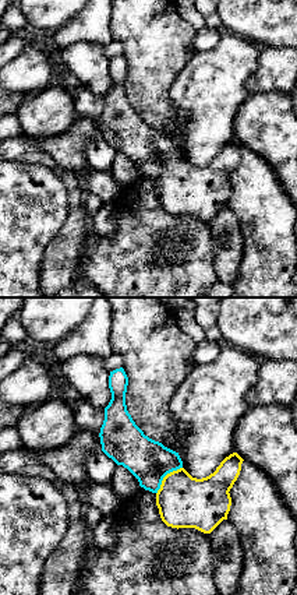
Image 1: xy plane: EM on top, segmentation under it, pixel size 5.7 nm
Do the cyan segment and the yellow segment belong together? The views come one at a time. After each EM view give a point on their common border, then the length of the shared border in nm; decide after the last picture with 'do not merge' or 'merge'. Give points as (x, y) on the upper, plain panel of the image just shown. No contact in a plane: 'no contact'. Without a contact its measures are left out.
meets cyan at (165, 162); contact 220 nm long

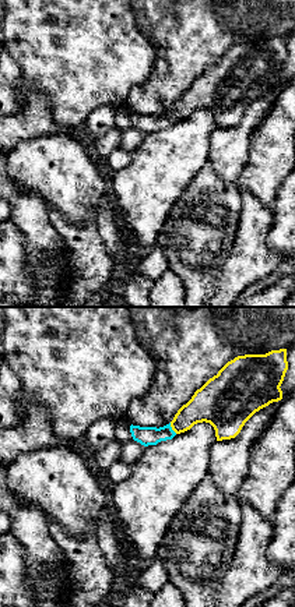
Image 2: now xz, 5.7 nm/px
meets cyan at (171, 116); contact 80 nm long

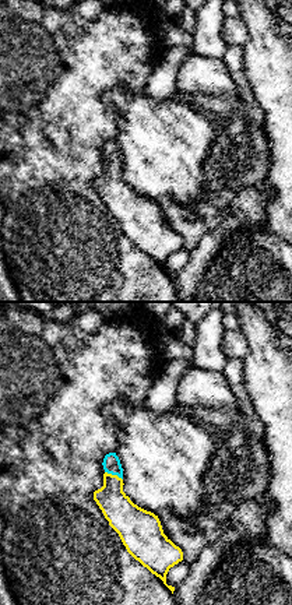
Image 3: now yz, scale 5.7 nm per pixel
meets cyan at (113, 161); contact 120 nm long

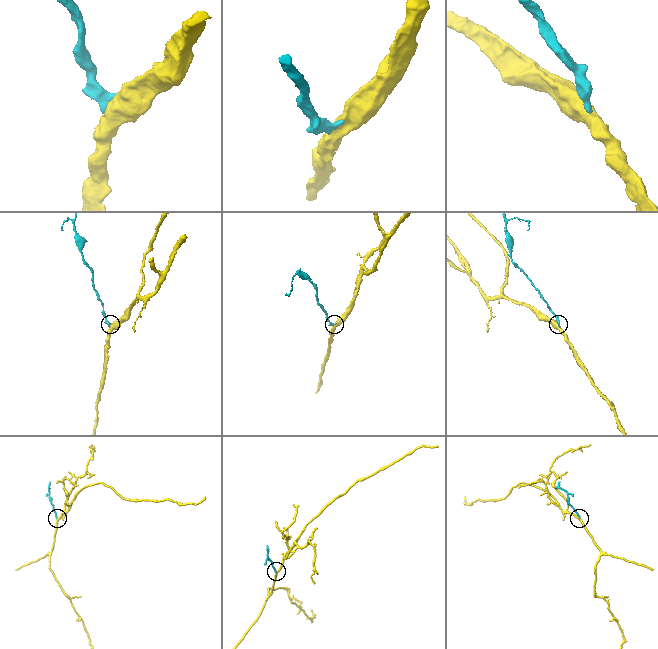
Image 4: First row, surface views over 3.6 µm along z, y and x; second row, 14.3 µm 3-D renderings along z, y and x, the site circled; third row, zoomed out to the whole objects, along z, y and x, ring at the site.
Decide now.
merge

